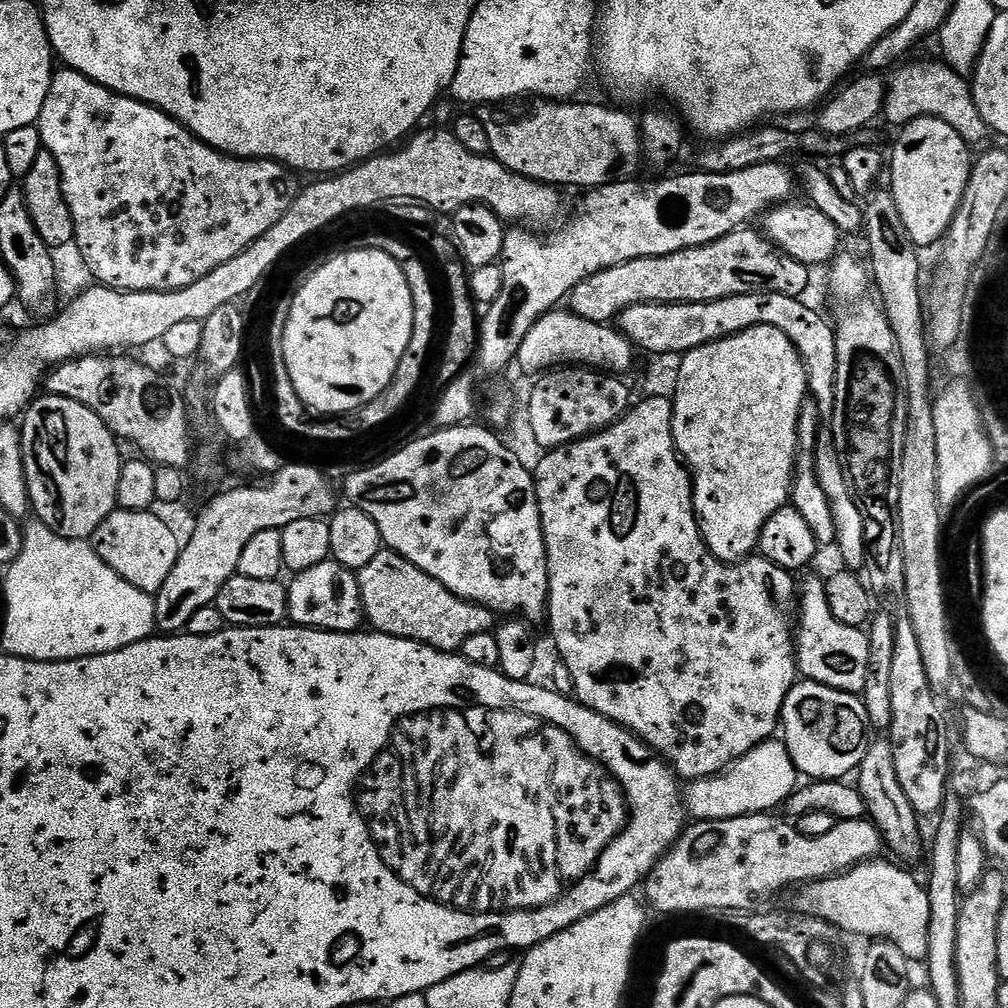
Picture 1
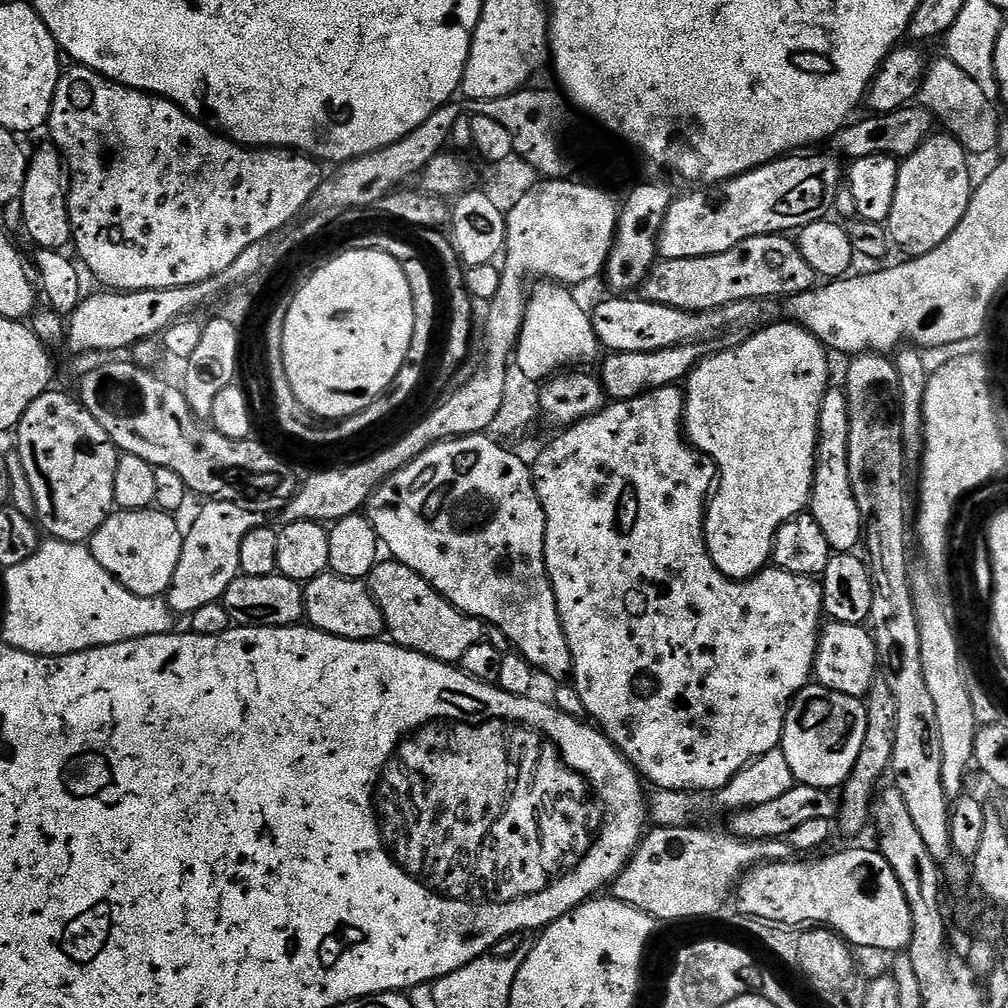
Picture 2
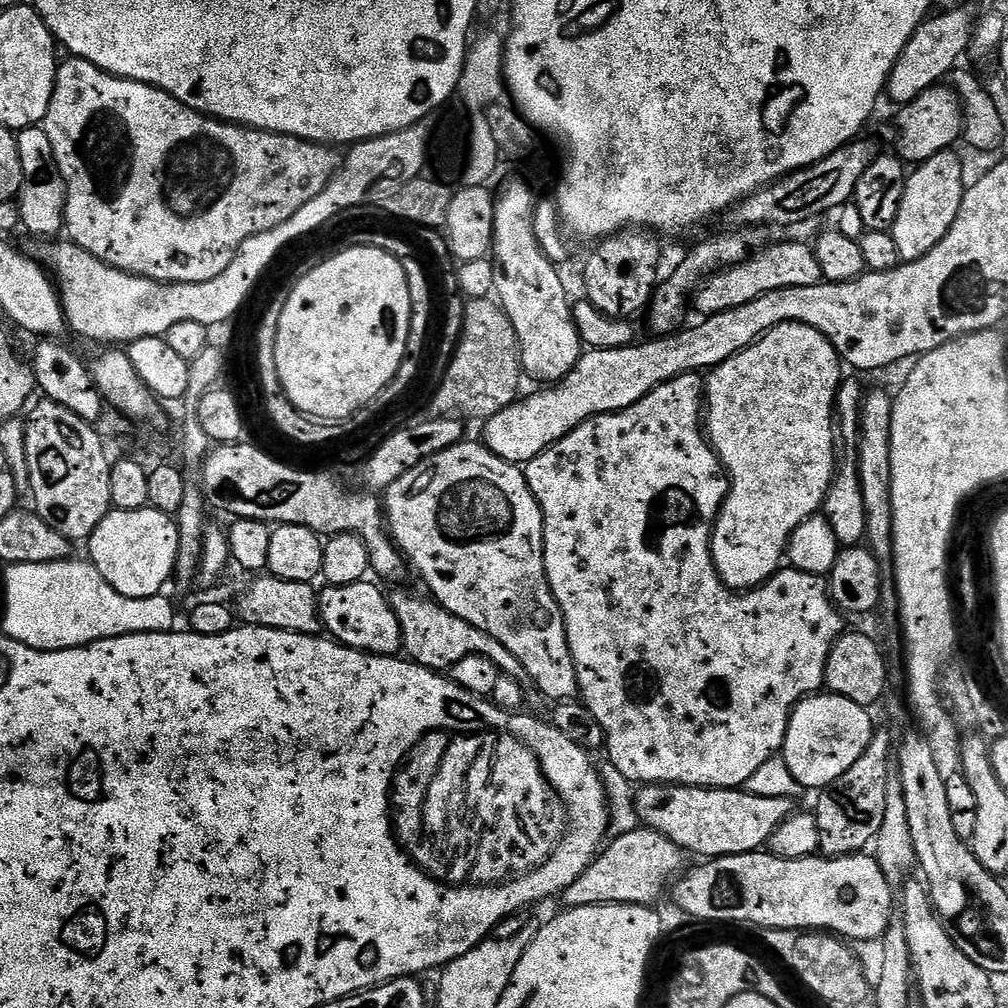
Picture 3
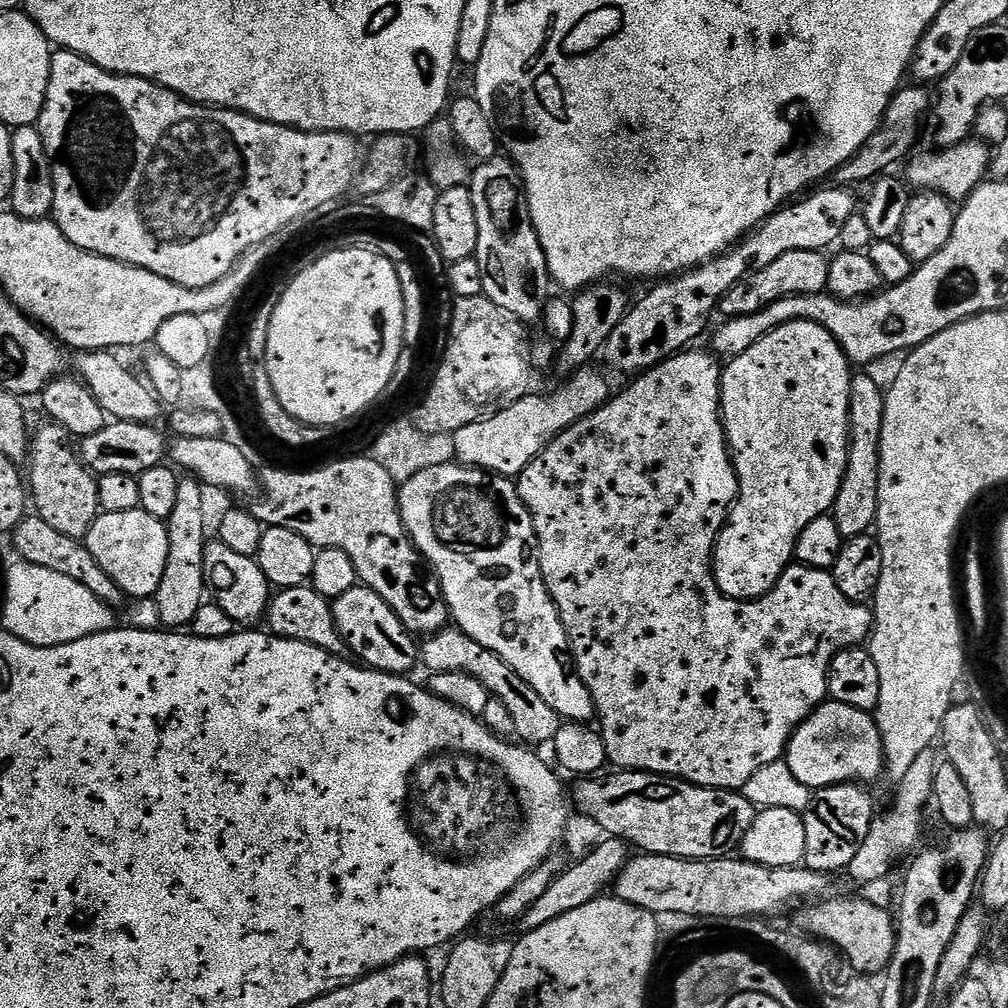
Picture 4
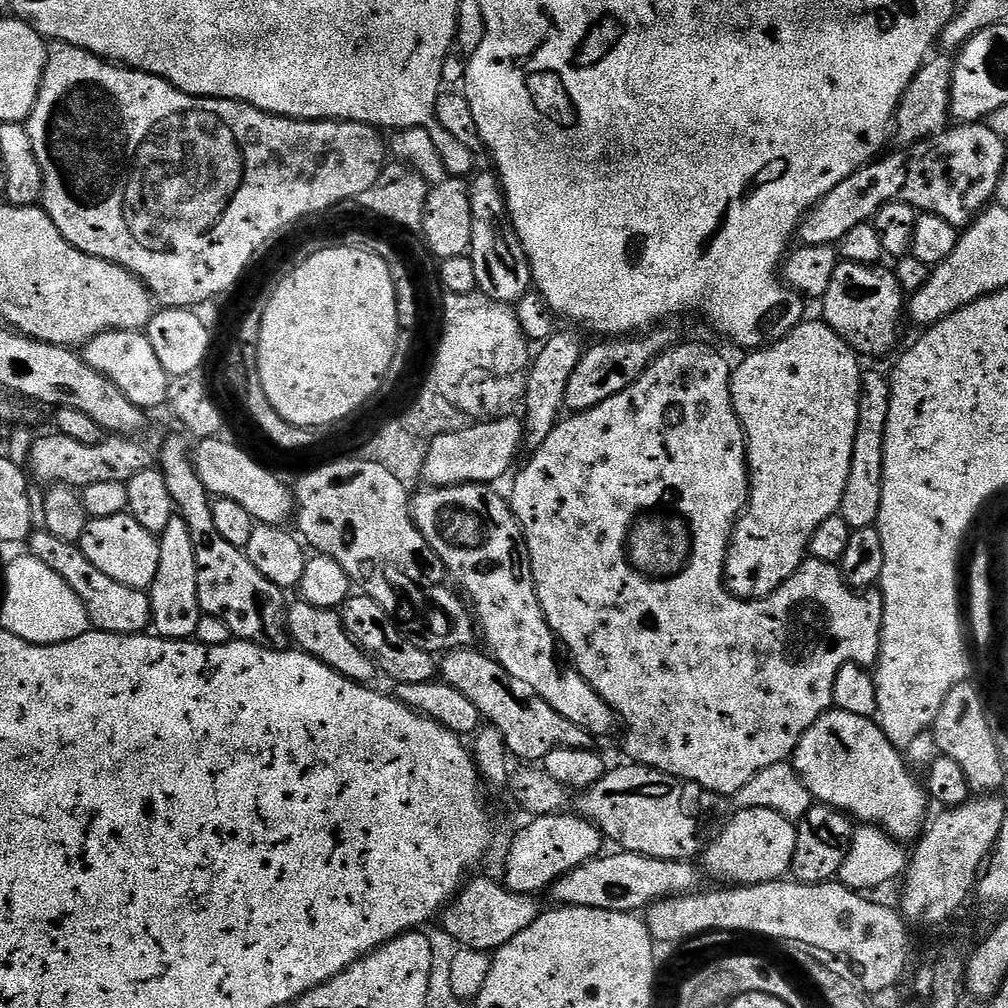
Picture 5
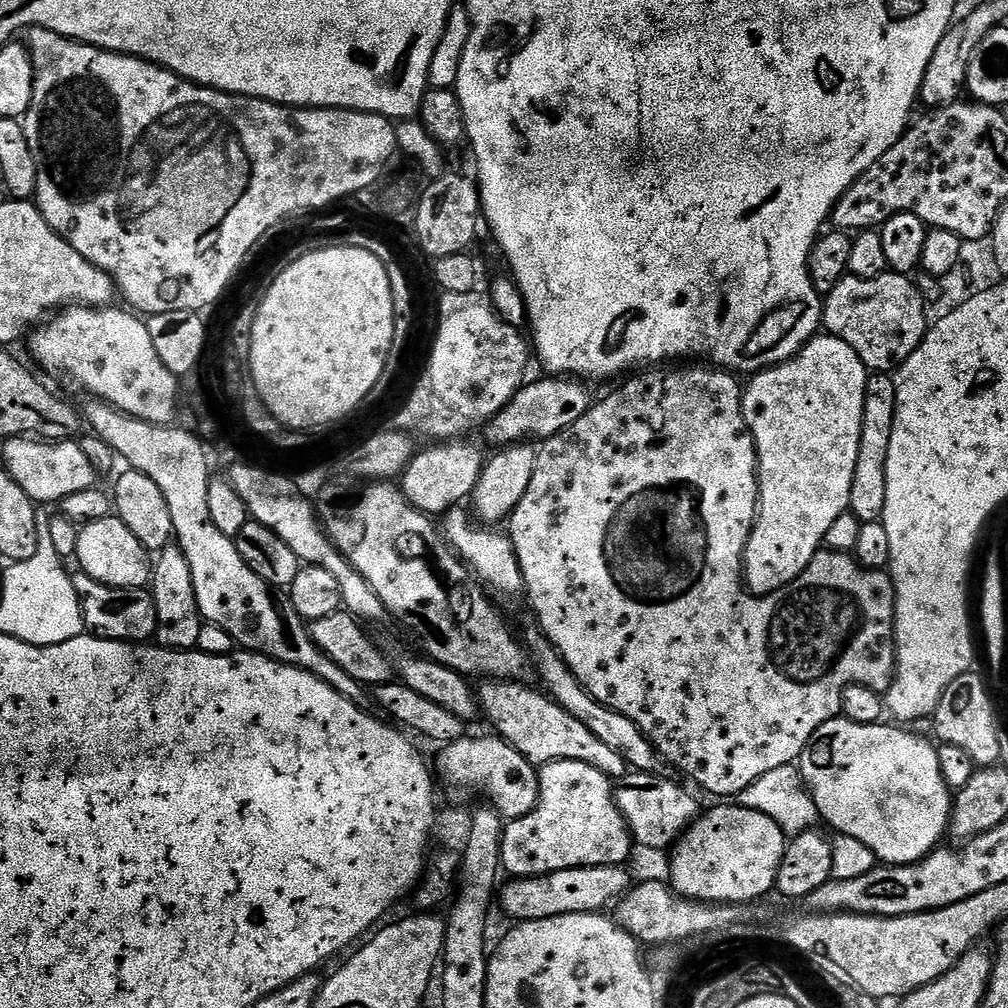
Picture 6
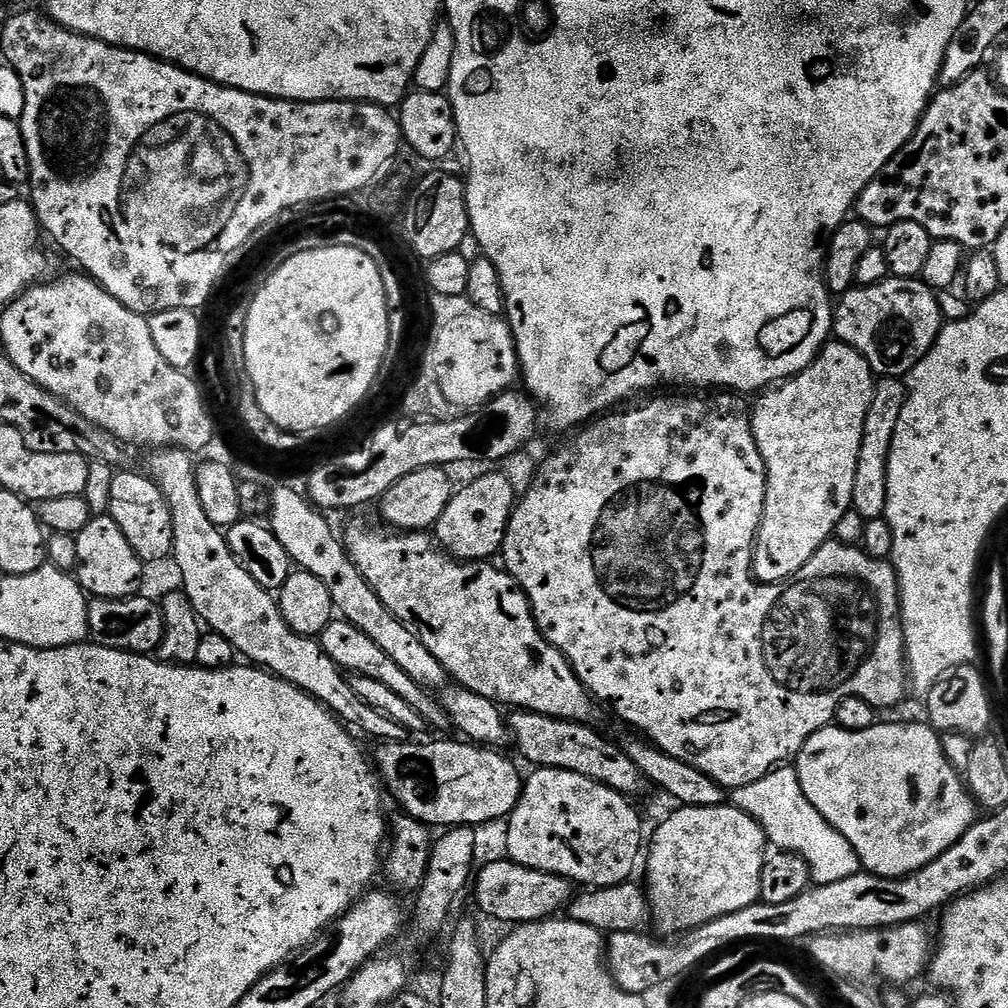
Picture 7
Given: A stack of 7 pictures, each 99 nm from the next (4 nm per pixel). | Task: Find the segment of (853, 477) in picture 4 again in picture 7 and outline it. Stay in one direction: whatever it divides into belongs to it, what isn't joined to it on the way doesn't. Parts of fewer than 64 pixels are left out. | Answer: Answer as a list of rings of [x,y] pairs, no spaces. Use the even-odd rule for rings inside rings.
[[[885,376],[877,379],[874,398],[870,402],[870,410],[866,414],[862,446],[858,454],[858,470],[854,474],[854,494],[852,508],[862,514],[865,522],[881,519],[886,510],[886,486],[888,485],[888,459],[890,446],[894,442],[894,430],[898,430],[898,418],[902,414],[902,406],[908,397],[908,390],[903,379]]]

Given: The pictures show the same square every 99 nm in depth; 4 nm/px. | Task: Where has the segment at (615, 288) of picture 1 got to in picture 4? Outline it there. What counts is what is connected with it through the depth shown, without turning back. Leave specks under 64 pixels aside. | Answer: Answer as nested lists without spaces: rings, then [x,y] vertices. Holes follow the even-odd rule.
[[[790,250],[790,254],[782,254],[782,258],[774,258],[766,270],[758,270],[748,275],[744,280],[739,280],[730,289],[718,308],[725,317],[753,316],[758,310],[770,306],[787,296],[805,296],[818,294],[828,287],[830,278],[830,260],[824,252],[814,250]]]

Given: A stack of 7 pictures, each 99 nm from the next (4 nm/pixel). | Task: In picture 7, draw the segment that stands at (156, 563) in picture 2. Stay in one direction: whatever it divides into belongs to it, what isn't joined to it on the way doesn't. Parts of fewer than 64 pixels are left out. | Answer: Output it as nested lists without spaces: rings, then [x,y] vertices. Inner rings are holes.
[[[93,516],[90,522],[86,522],[86,526],[82,526],[75,538],[78,566],[74,575],[89,597],[117,600],[139,593],[145,561],[134,554],[134,546],[126,542],[126,534],[122,534],[122,529],[112,516]]]

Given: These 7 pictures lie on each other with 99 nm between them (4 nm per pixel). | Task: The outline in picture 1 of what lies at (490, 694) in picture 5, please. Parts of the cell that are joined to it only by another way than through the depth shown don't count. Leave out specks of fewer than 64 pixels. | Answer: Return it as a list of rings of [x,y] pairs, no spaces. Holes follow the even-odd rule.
[[[381,550],[371,562],[366,562],[366,566],[359,569],[358,579],[367,623],[375,631],[384,632],[388,636],[416,640],[439,652],[459,653],[468,636],[492,632],[497,627],[497,613],[491,612],[480,604],[472,604],[469,600],[458,598],[453,592],[446,590],[442,582],[430,578],[430,574],[418,570],[418,566],[414,566],[406,558],[399,556],[397,552]]]

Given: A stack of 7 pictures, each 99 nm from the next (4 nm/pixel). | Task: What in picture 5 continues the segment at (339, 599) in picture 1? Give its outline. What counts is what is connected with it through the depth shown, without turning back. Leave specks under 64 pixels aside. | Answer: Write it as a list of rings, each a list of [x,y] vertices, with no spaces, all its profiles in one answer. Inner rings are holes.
[[[353,594],[342,605],[344,625],[354,638],[356,645],[367,656],[376,662],[377,669],[384,672],[396,684],[409,684],[410,682],[430,682],[437,679],[438,660],[433,653],[414,646],[414,642],[407,640],[401,633],[396,621],[378,606],[371,598],[363,594]]]

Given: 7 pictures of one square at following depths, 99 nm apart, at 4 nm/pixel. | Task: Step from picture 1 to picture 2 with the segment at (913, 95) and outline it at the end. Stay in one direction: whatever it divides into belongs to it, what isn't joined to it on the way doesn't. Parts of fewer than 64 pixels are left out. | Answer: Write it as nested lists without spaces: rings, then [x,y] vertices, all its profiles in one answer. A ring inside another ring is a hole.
[[[941,58],[927,65],[924,79],[920,81],[918,100],[925,113],[933,112],[948,127],[945,129],[956,137],[965,152],[976,157],[997,151],[1000,142],[1001,113],[996,113],[997,105],[986,99],[986,94],[974,83],[974,78],[969,78],[963,70],[958,70],[958,66],[954,66],[952,60]]]

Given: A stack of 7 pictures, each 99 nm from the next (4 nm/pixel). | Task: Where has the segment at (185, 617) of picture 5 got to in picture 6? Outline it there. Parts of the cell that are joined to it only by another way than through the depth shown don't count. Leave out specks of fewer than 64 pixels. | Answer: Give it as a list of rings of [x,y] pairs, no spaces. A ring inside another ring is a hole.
[[[168,545],[159,553],[153,565],[150,591],[155,598],[155,612],[158,614],[154,637],[157,645],[176,651],[195,649],[204,619],[198,610],[197,599],[194,595],[189,562],[182,554],[179,545]]]

